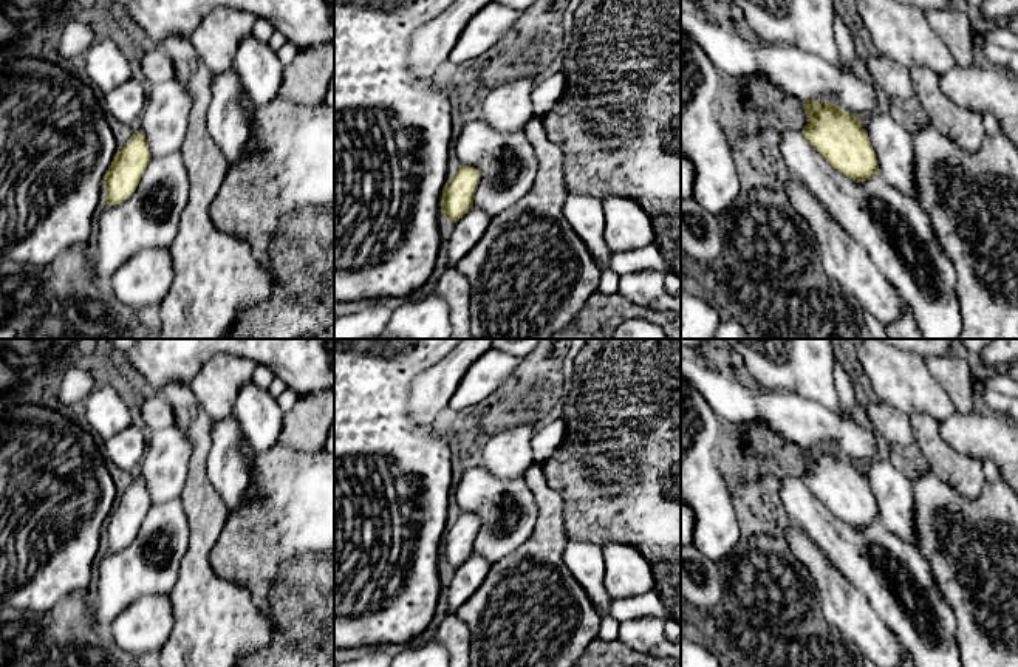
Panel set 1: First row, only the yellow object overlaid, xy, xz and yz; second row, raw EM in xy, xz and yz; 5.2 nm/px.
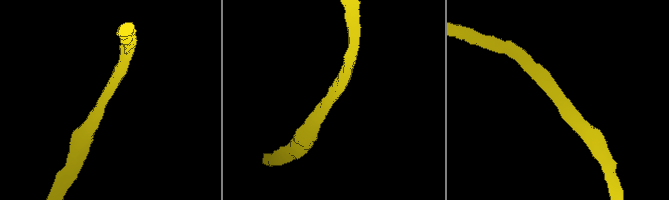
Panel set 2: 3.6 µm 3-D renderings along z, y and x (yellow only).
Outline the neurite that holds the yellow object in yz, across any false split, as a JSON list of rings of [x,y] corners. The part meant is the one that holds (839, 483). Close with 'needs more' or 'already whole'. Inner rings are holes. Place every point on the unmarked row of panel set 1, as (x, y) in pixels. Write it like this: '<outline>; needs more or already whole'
[[[803,447],[808,470],[803,478],[778,480],[778,495],[791,518],[784,539],[792,554],[811,573],[822,613],[860,658],[877,667],[897,667],[907,650],[916,667],[962,667],[956,641],[956,616],[931,576],[927,559],[882,522],[862,469],[842,453]]]; needs more

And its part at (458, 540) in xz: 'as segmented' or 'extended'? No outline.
extended

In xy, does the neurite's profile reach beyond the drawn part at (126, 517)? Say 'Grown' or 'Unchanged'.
Grown

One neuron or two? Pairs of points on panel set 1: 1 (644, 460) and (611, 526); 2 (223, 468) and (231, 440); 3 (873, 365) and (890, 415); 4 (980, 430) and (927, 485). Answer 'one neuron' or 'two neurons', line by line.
1: one neuron
2: one neuron
3: two neurons
4: two neurons

